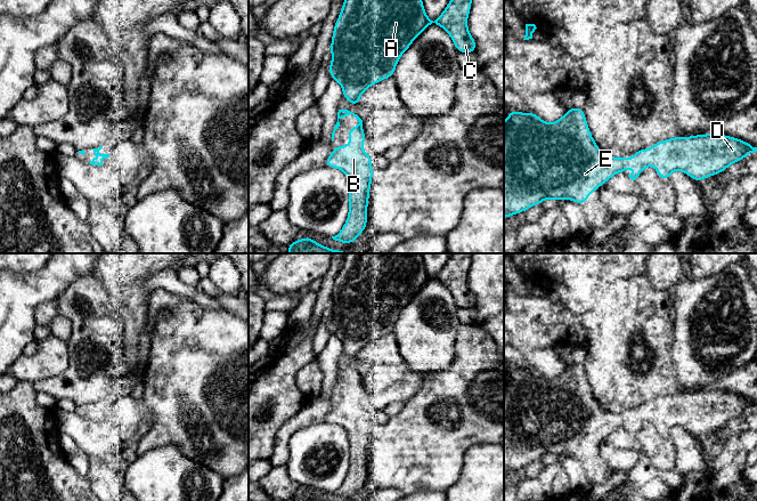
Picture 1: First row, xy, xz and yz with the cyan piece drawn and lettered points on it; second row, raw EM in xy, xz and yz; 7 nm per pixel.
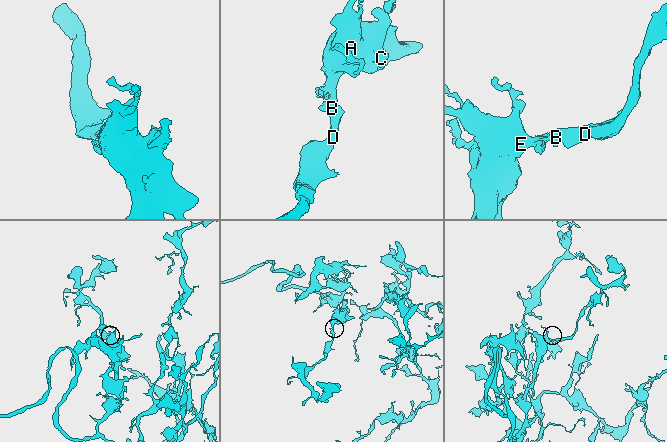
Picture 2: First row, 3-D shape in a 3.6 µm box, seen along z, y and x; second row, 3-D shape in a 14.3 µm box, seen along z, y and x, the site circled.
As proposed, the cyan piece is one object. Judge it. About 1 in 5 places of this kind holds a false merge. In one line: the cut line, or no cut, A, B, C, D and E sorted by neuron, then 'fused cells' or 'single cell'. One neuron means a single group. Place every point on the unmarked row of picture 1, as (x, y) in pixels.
no cut; A B C D E; single cell

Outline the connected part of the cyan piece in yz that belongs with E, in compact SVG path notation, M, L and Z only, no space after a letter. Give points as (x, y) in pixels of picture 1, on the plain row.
M572 363L553 379L544 378L535 369L510 366L504 378L504 475L518 470L546 454L568 454L584 460L587 453L602 439L626 422L635 426L628 430L632 436L651 420L661 436L681 425L692 435L700 437L707 433L725 427L732 419L744 414L748 409L757 407L757 403L744 396L719 390L707 389L693 393L678 391L644 403L627 417L625 411L611 413L602 410L594 397L583 364Z

